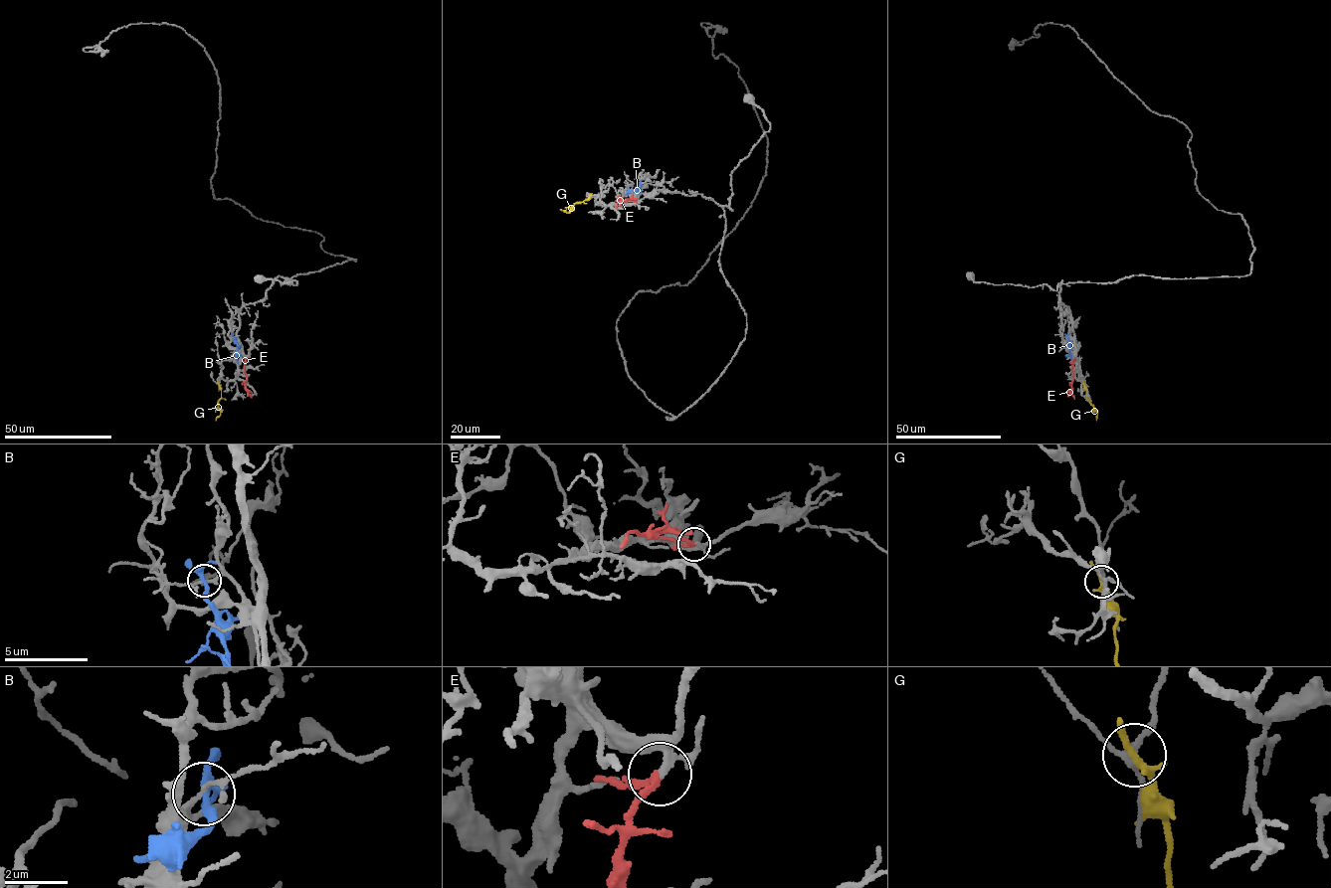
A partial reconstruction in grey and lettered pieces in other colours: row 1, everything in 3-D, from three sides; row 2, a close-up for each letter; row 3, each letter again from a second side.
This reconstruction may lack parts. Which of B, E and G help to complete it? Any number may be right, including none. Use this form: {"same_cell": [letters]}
{"same_cell": ["E"]}

